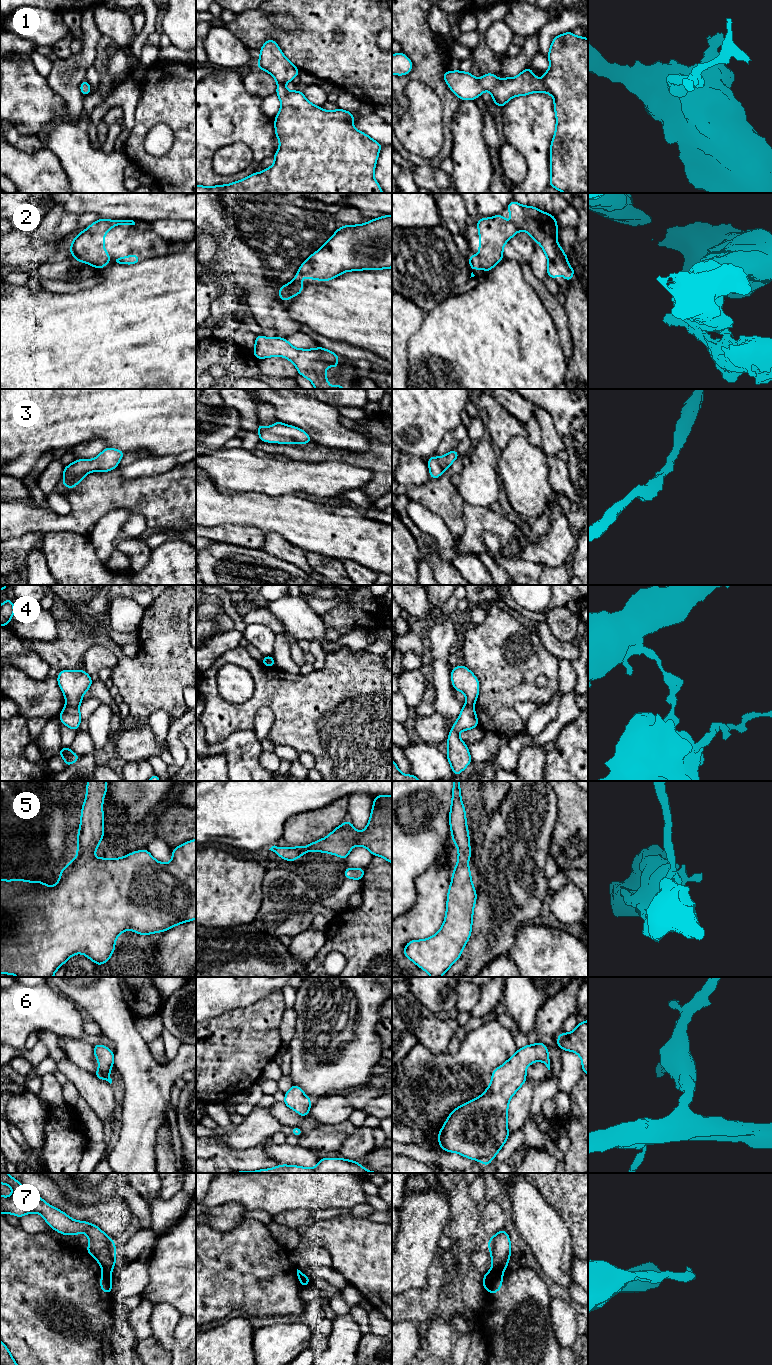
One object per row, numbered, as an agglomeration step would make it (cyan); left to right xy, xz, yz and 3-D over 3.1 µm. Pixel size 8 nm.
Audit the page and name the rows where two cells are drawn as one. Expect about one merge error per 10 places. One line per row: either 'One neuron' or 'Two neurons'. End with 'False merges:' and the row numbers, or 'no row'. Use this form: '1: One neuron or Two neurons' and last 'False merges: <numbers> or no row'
1: One neuron
2: One neuron
3: One neuron
4: Two neurons
5: One neuron
6: One neuron
7: Two neurons
False merges: 4, 7

